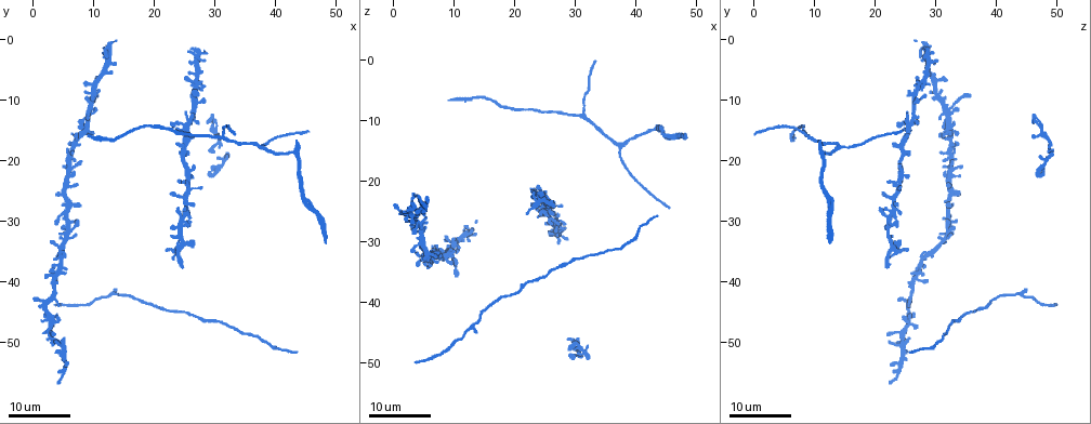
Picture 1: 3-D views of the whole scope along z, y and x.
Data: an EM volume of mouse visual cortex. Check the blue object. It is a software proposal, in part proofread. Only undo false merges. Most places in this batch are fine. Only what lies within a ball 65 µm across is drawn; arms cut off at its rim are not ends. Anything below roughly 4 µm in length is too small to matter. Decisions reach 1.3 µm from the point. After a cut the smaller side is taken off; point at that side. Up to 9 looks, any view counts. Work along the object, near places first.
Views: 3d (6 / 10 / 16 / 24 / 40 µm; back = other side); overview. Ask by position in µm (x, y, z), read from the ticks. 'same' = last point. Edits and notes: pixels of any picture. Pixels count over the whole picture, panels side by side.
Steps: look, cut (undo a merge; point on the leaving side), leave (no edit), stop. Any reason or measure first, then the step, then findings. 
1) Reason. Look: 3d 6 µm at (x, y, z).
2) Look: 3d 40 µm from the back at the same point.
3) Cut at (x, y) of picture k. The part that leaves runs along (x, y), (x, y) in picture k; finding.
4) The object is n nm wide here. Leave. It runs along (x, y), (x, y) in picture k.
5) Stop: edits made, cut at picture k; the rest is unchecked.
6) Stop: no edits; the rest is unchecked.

Three arms meet. Look: 3d 24 µm at (31.5, 16.0, 9.0).

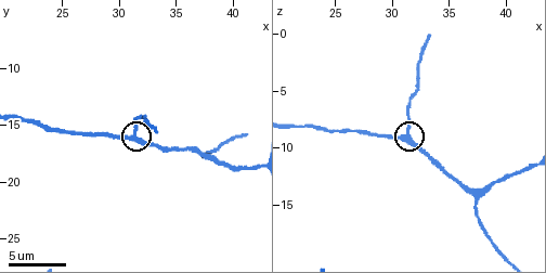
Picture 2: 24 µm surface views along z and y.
Look: 3d 6 µm at (31.2, 16.2, 9.2).

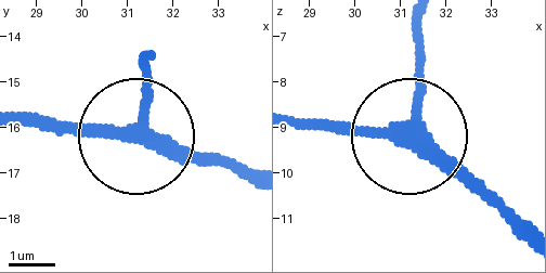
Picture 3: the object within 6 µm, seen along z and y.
The object is 270 nm wide here. Leave. Continuous, no second neuron.

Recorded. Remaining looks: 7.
Three arms meet. Look: 3d 6 µm at (37.4, 17.4, 13.8).

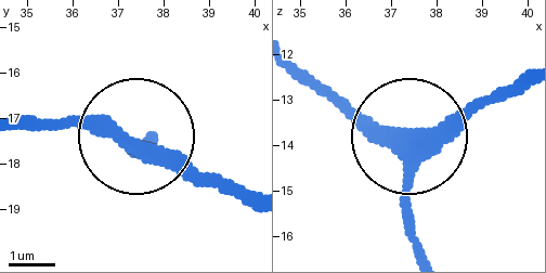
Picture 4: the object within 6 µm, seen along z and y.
Leave. Continuous, no second neuron.

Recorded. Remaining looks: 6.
Looks like a crossing. Look: 3d 16 µm at (26.0, 21.5, 24.0).

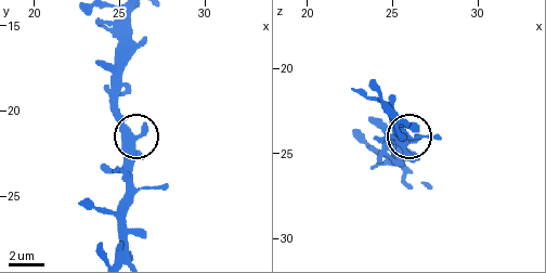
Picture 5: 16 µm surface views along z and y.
Closer look. Look: 3d 10 µm at the same point.

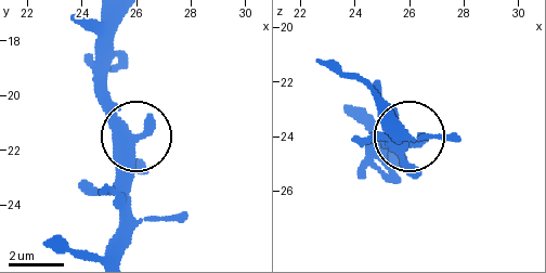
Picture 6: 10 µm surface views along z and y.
Closer look. Look: 3d 6 µm at the same point.

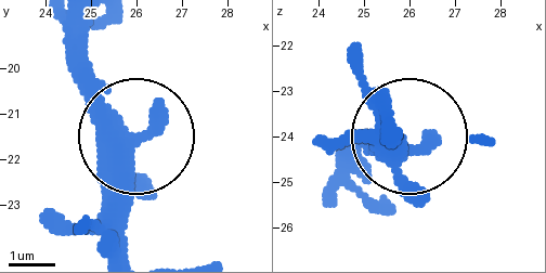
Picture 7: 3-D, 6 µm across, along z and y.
Leave. It runs along (82, 26), (99, 95), (138, 134), (126, 247) in picture 7; all the same neuron.

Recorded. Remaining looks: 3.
Four or more arms meet. Look: 3d 16 µm at (24.0, 34.5, 23.0).

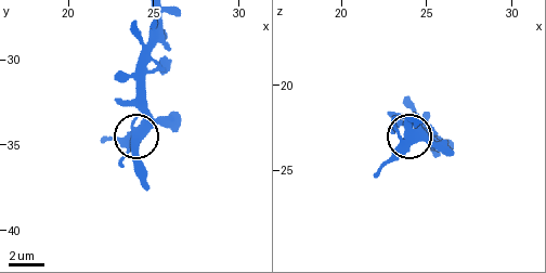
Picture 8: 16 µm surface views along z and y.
Look: 3d 10 µm at the same point.

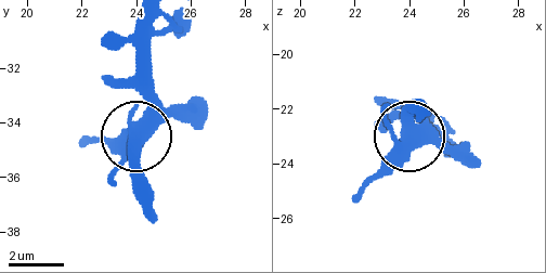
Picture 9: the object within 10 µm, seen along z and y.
4 arms meet here. Leave. One neuron here.

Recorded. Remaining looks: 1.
Stop: no edits; the rest is unchecked.

